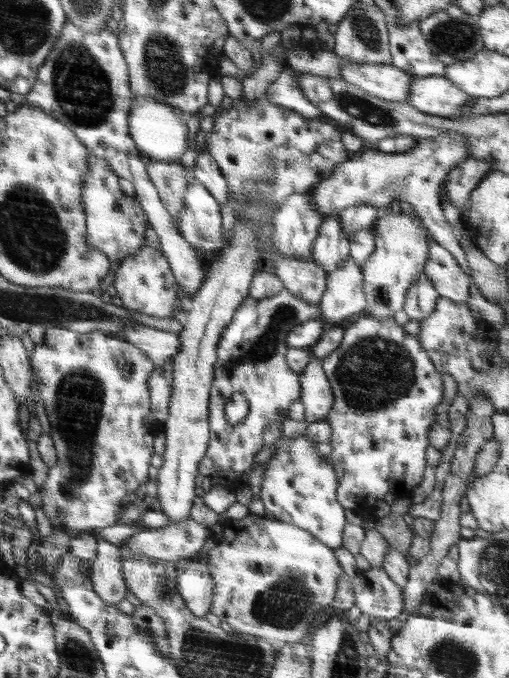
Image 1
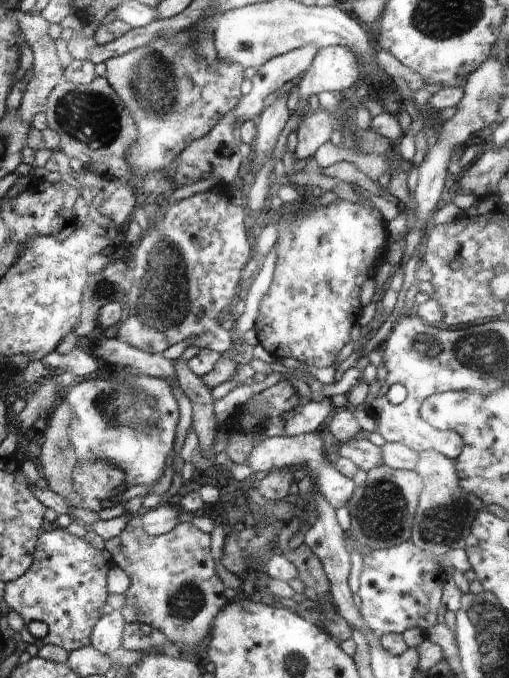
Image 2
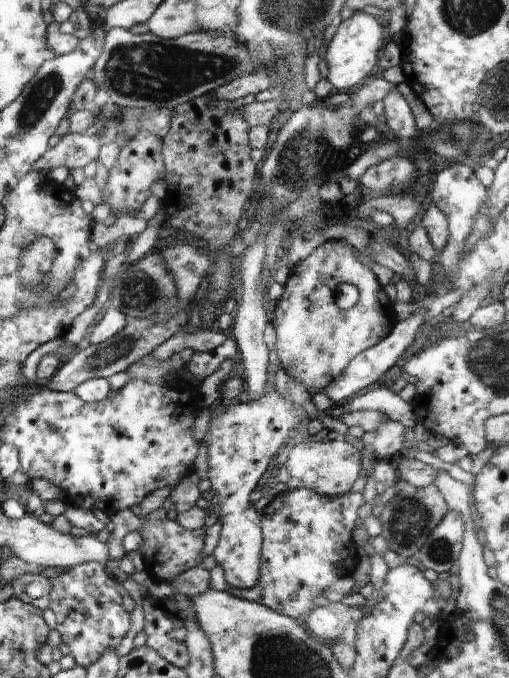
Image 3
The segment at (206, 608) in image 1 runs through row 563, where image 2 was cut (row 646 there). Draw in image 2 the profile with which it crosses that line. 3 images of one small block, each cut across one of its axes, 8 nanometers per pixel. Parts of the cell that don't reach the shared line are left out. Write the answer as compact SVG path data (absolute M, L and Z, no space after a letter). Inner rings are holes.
M140 513L128 515L124 531L105 542L105 548L112 555L112 562L126 572L130 580L126 606L120 611L121 616L126 623L145 623L151 628L160 630L160 633L164 634L164 637L183 655L194 658L198 649L204 648L204 639L210 633L216 616L228 604L224 596L226 590L224 582L217 576L216 561L211 555L211 536L193 526L191 522L182 522L168 533L150 537L142 531L140 520Z

